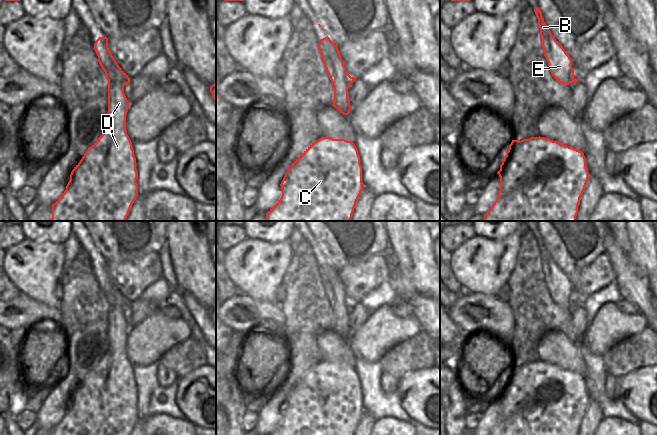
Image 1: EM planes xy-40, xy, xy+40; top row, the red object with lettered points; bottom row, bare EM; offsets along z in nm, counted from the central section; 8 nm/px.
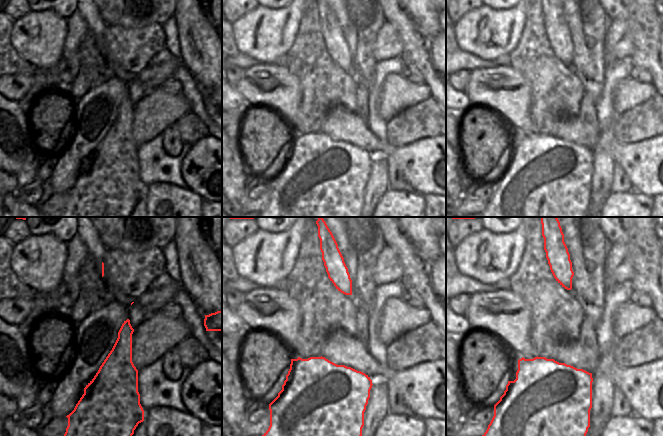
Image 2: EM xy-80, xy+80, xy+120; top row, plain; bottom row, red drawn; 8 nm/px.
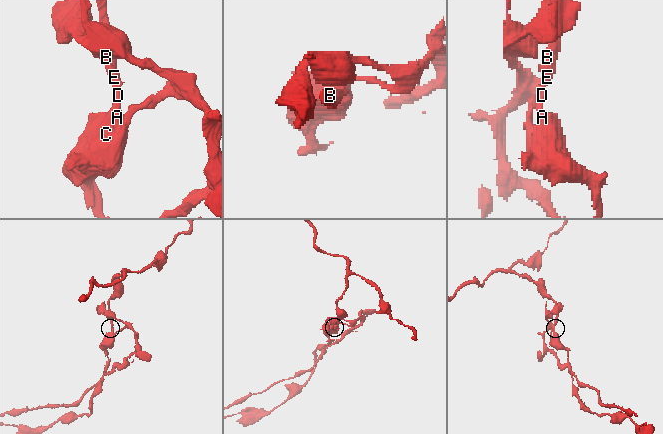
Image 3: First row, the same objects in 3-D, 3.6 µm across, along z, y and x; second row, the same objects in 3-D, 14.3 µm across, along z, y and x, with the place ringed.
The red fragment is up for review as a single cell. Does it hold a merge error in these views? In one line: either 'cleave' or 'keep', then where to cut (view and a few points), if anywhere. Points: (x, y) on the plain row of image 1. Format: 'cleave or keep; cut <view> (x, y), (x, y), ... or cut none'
cleave; cut xy-40 (124, 308), (117, 305), (108, 309)

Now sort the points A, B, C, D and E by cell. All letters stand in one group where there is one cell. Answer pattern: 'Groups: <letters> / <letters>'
Groups: A C D / B E.

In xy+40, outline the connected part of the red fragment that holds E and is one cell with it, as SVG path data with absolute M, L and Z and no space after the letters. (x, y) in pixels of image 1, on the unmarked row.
M540 232L534 233L534 236L538 243L544 280L548 286L552 300L556 305L562 308L567 305L570 307L577 307L578 303L574 302L572 283L550 256L548 250L544 246Z

